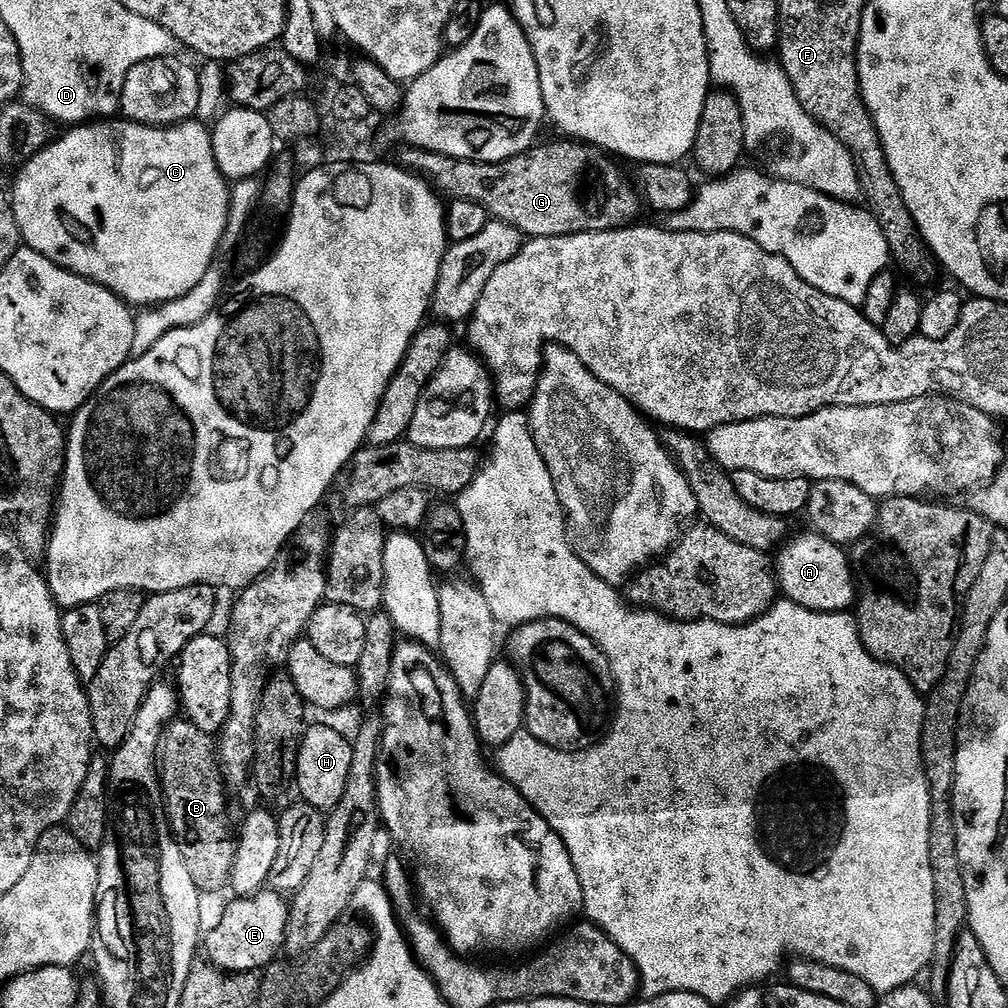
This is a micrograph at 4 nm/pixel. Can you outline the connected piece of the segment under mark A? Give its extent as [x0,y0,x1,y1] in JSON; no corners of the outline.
[774,531,858,612]

